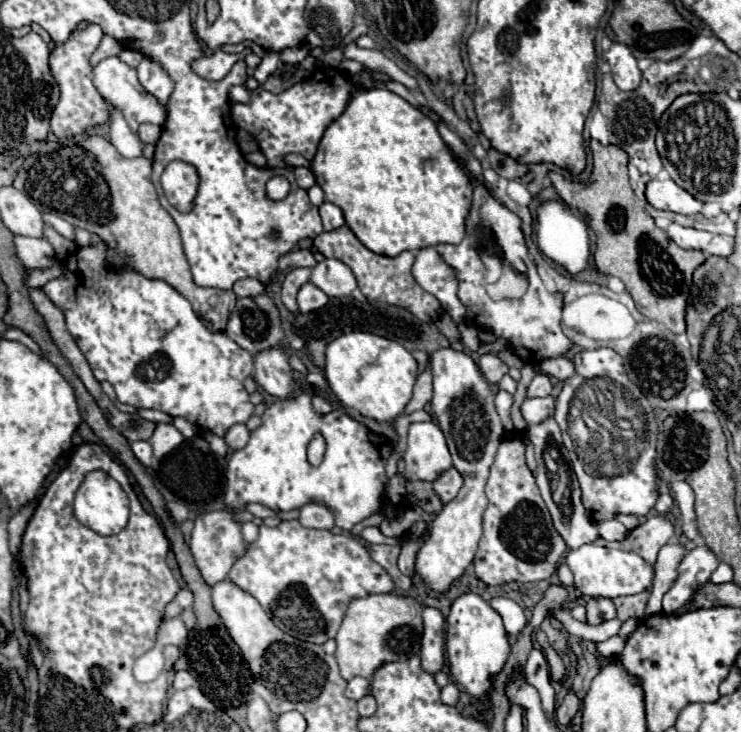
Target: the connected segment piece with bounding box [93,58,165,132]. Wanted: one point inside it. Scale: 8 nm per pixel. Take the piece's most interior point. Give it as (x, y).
(117, 83)

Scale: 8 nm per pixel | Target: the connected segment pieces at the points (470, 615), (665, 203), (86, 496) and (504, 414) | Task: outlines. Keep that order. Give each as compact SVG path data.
M463 594L451 604L451 612L447 616L447 638L445 638L449 676L453 682L471 696L479 714L487 712L491 706L489 694L493 688L495 676L503 670L507 656L511 652L509 638L503 626L503 620L497 610L477 594Z
M651 180L645 190L647 202L657 210L677 212L677 214L699 214L703 210L703 202L695 200L689 192L679 188L673 180Z
M95 470L89 472L80 485L73 502L73 511L83 526L91 528L101 536L113 536L121 532L129 520L129 498L125 496L117 480L113 480L107 472Z
M499 390L495 394L495 408L497 408L497 414L501 416L501 422L503 422L503 428L507 432L513 430L513 424L511 424L511 418L509 418L509 410L511 410L511 404L513 404L513 396L505 390Z

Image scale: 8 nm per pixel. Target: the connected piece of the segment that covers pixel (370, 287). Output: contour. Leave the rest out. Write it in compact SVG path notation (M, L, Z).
M349 226L337 228L333 232L321 232L313 240L313 250L323 252L327 258L337 258L337 260L345 262L353 270L353 274L355 274L355 278L359 282L359 288L365 294L365 298L369 298L373 302L385 302L385 304L393 304L393 306L405 308L405 310L409 310L413 316L417 316L423 322L435 322L439 318L439 314L441 314L439 312L441 310L439 300L435 296L431 296L429 292L425 292L415 282L415 278L411 276L411 266L413 266L413 260L415 260L413 252L401 252L395 258L375 254L375 252L371 252L369 248L365 248L357 240L357 236L351 232Z

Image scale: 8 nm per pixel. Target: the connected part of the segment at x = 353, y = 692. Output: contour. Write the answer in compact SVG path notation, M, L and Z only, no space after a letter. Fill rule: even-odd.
M353 678L349 684L347 684L347 690L345 690L345 696L349 696L351 700L361 700L363 696L369 694L369 680L365 678Z

